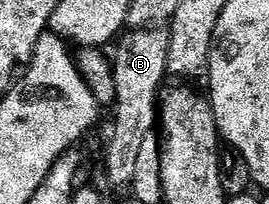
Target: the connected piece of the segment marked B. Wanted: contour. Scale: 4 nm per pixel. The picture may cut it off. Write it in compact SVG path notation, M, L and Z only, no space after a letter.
M161 26L130 29L117 40L112 51L112 66L116 81L116 97L112 104L114 124L110 127L110 140L106 143L106 175L118 187L129 188L135 172L136 156L144 135L155 130L158 119L157 104L160 92L168 79L169 30Z

